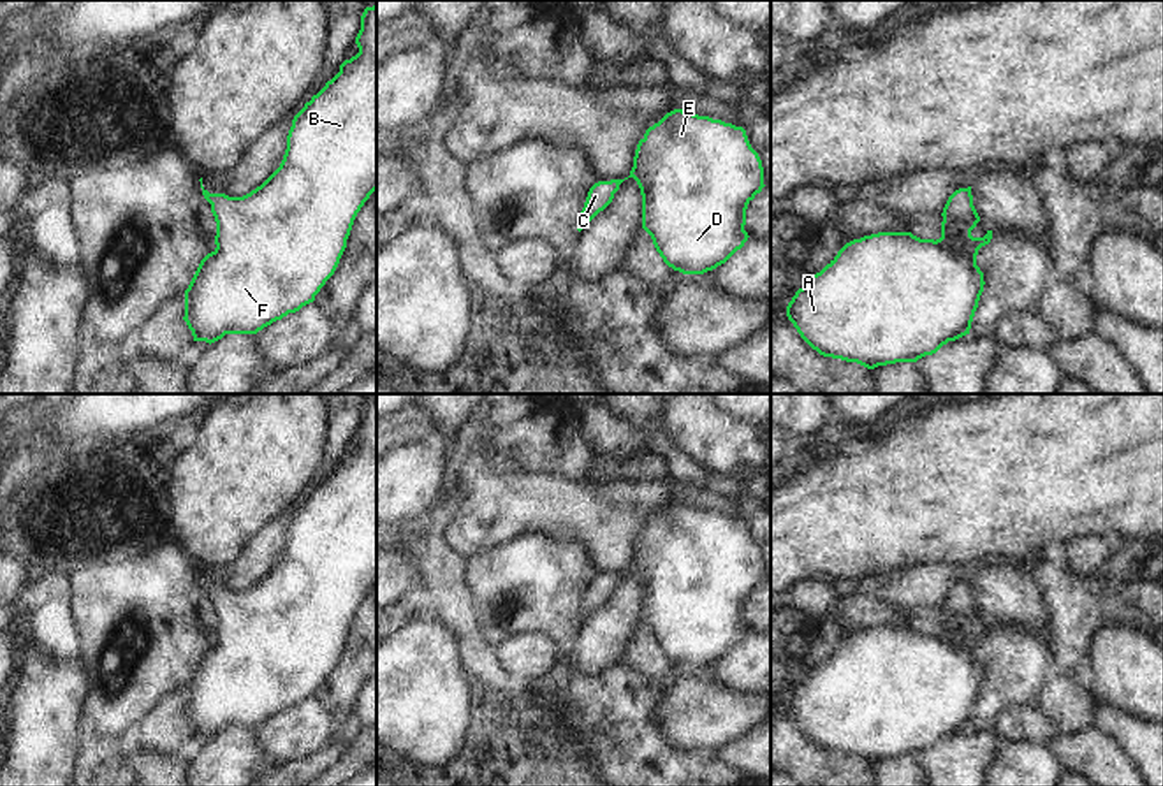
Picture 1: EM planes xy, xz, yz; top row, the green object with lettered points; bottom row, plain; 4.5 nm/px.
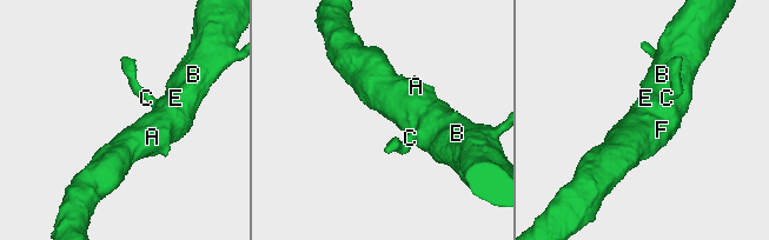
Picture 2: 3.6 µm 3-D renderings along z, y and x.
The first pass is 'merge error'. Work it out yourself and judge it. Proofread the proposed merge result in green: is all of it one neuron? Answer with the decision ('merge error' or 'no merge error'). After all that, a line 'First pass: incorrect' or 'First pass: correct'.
no merge error
First pass: incorrect

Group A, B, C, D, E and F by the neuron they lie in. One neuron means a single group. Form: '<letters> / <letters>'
A B C D E F

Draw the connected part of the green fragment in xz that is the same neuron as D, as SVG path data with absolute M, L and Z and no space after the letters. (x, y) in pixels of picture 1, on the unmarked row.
M683 503L646 524L628 571L640 582L642 622L663 656L683 668L713 665L744 640L748 598L765 580L762 554L742 520Z

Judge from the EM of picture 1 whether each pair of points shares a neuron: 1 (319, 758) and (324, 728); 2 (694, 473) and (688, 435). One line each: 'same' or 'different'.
1: different
2: different

